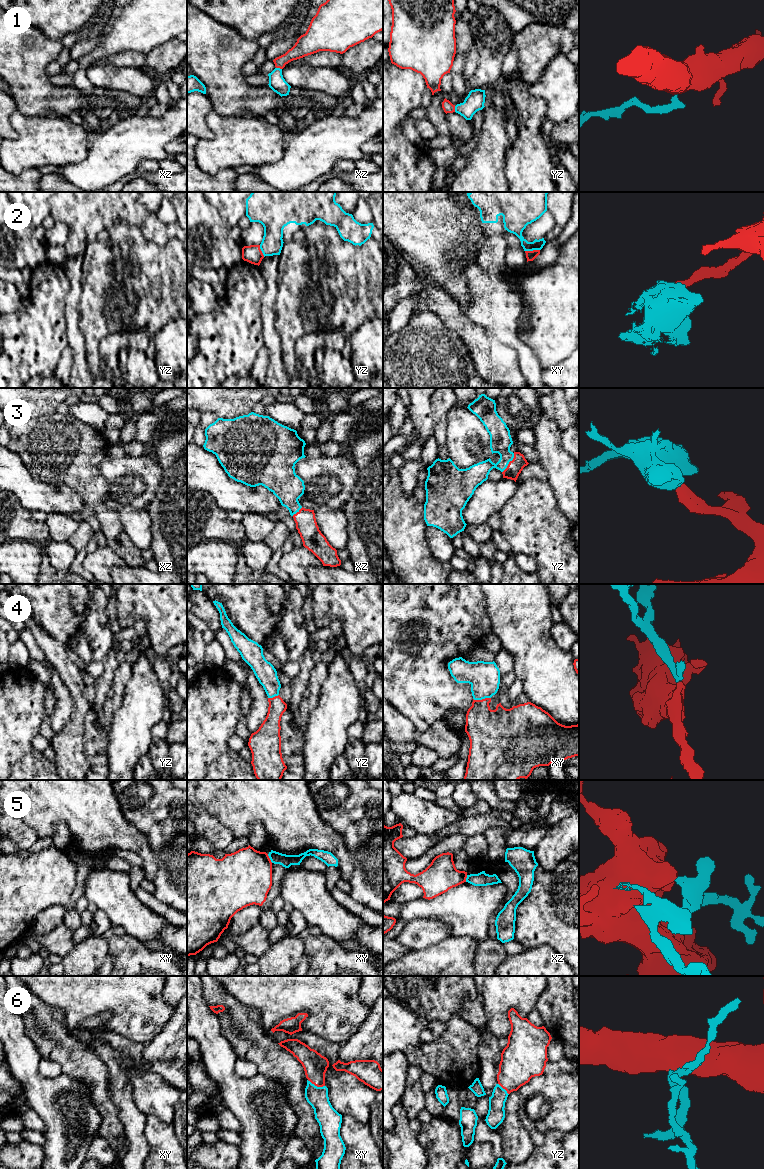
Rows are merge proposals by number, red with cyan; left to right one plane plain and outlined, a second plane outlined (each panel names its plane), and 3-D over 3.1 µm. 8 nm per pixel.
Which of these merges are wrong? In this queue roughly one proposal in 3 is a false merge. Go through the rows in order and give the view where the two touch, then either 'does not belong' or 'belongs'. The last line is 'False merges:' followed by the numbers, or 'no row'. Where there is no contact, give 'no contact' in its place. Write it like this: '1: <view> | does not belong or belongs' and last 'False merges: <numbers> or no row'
1: xz | belongs
2: xy | does not belong
3: yz | belongs
4: xy | belongs
5: xy | does not belong
6: xy | belongs
False merges: 2, 5

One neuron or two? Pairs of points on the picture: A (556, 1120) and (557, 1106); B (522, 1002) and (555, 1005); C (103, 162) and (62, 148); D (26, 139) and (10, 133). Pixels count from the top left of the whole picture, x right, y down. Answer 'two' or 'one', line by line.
A: one
B: two
C: two
D: two

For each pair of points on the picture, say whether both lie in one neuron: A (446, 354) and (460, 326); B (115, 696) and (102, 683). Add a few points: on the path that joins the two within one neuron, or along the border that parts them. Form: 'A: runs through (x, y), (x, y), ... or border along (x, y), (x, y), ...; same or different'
A: border along (439, 318), (456, 333), (469, 353); different
B: border along (116, 668), (106, 699), (103, 705), (96, 710); different

